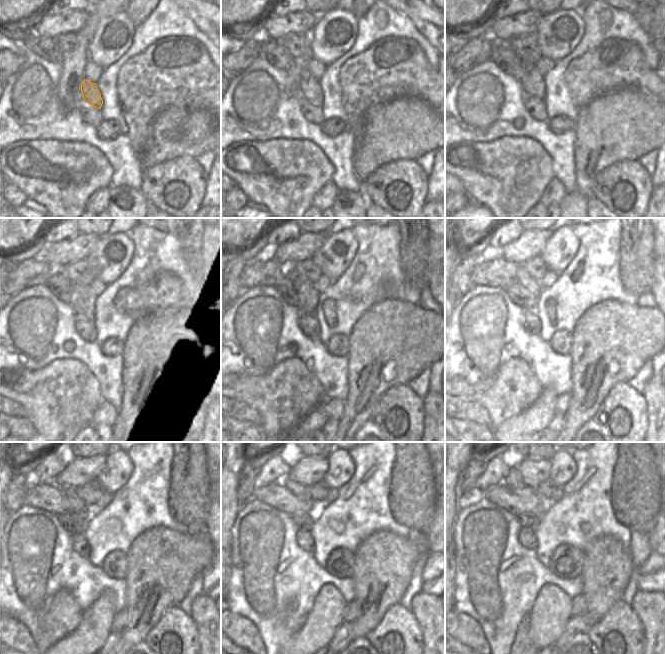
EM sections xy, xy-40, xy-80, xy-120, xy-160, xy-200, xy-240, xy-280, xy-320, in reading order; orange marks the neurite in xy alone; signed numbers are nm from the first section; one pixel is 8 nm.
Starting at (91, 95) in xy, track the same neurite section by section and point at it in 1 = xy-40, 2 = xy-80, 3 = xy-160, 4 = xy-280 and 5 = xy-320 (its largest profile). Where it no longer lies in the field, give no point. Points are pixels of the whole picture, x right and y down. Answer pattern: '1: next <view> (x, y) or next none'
1: next xy-40 (312, 92)
2: next xy-80 (537, 89)
3: next xy-160 (307, 288)
4: next xy-280 (296, 488)
5: next xy-320 (513, 480)

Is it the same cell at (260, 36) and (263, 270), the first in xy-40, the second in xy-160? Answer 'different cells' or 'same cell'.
different cells

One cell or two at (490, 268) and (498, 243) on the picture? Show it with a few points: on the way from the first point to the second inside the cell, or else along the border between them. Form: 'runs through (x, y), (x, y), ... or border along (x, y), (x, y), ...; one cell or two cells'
border along (501, 257), (495, 260), (486, 260), (475, 265); two cells

